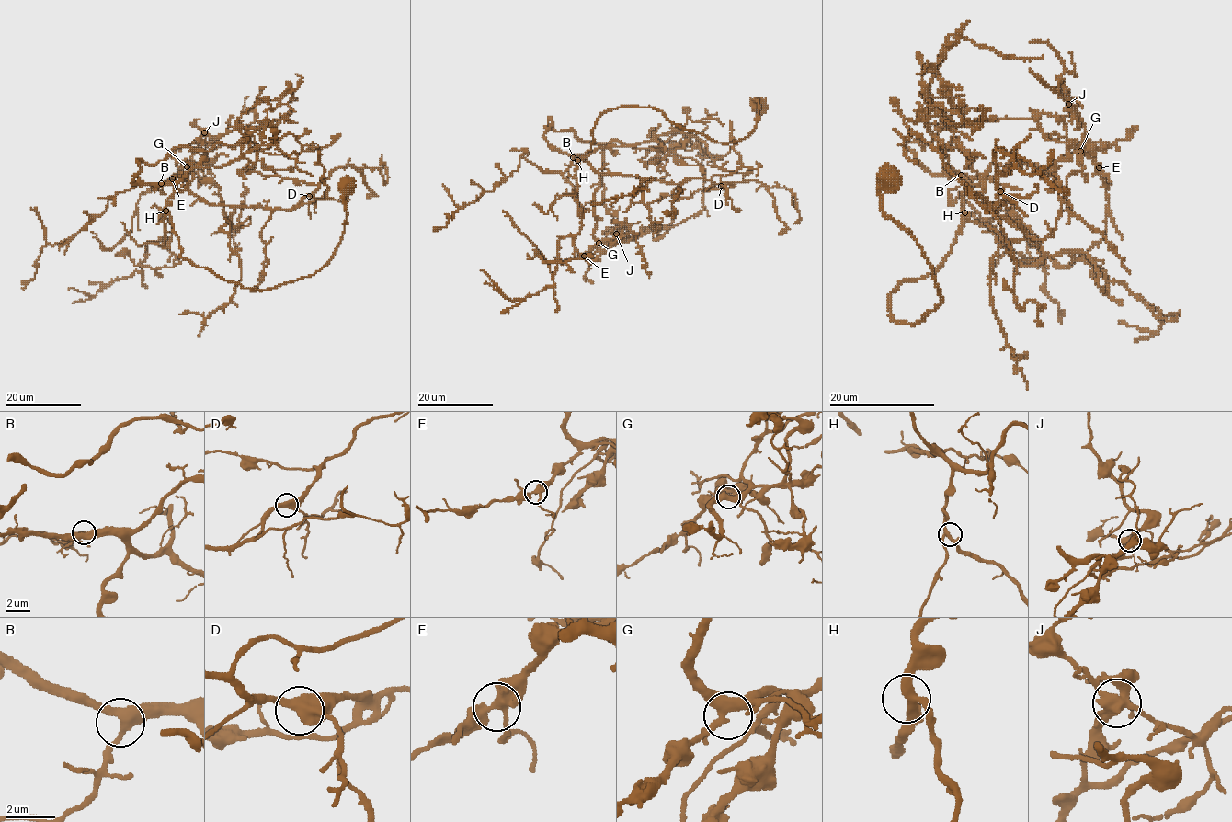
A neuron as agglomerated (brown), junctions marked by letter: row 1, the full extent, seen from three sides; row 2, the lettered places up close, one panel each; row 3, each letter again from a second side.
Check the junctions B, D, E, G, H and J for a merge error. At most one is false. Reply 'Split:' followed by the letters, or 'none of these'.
Split: none of these

